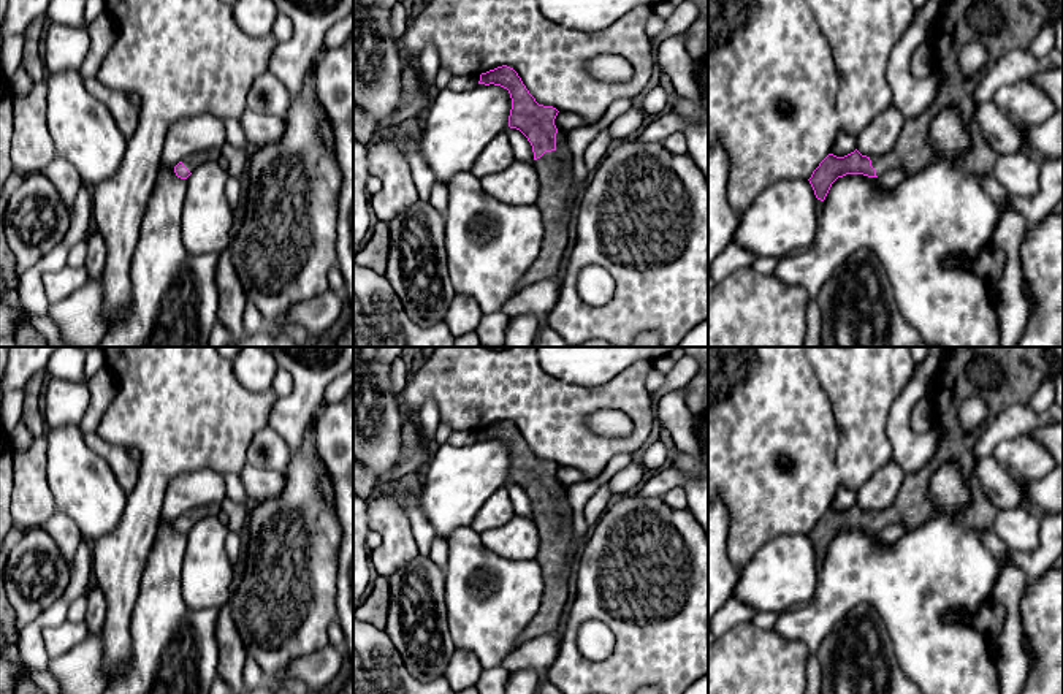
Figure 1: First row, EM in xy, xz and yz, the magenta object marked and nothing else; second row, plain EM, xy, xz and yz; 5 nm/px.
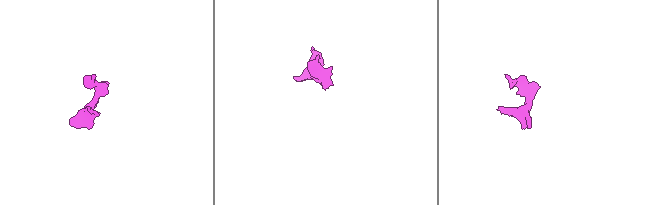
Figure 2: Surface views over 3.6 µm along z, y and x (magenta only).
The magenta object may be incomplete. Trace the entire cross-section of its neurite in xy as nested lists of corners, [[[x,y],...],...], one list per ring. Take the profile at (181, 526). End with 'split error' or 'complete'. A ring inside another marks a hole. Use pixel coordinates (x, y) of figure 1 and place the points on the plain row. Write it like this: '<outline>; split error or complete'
[[[208,504],[203,507],[190,509],[187,513],[184,513],[174,521],[174,528],[181,534],[187,534],[195,523],[208,517],[217,517],[219,512],[220,512],[219,504]]]; split error

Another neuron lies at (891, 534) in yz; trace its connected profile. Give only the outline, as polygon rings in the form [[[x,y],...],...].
[[[900,523],[889,524],[882,531],[878,532],[878,543],[882,547],[892,547],[906,532],[908,532],[906,526],[903,526]]]

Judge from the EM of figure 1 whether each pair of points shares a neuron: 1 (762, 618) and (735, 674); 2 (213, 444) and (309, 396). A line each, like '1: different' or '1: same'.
1: different
2: different

